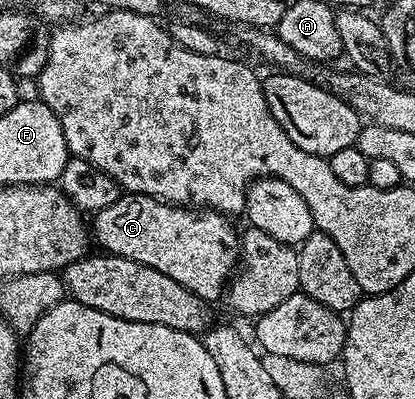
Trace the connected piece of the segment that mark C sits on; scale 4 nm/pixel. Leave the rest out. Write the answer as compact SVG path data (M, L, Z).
M125 192L111 208L92 215L91 234L104 253L147 264L147 268L171 276L171 280L213 304L220 294L222 297L239 261L239 234L229 222L216 210L175 206L146 194Z

